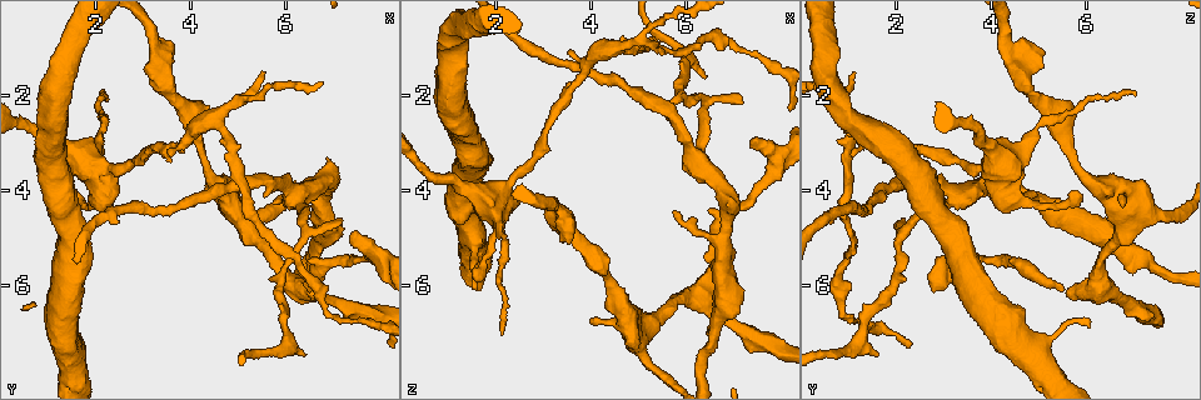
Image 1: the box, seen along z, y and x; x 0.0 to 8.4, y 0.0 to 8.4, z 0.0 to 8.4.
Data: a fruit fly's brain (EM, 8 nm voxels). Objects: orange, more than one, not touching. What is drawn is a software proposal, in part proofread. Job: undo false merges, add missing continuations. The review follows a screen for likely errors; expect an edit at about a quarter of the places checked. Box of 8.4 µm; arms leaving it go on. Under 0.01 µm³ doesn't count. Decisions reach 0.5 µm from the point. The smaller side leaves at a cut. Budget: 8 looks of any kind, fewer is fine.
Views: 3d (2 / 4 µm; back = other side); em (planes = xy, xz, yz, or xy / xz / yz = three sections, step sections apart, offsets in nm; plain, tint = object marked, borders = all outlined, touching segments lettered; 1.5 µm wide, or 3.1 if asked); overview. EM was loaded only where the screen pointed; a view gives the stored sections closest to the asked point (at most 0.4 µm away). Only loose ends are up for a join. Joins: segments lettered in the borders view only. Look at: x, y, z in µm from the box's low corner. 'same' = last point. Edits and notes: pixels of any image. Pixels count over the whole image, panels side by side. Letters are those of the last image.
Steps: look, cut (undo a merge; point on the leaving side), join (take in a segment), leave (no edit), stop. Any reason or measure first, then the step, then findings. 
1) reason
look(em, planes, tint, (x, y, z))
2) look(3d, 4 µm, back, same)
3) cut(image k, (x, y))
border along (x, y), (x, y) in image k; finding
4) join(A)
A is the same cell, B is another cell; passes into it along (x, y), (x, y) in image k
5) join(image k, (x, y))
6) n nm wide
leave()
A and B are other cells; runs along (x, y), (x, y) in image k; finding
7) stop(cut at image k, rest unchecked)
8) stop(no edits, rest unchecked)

thin end
look(3d, 4 µm, (1.50, 4.00, 5.85))

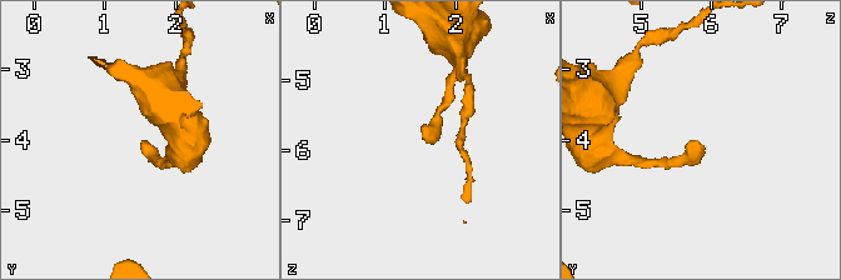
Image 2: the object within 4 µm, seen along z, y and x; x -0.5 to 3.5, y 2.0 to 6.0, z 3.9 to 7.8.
need the tissue
look(em, xz, step 4, borders, (1.50, 4.05, 5.75))

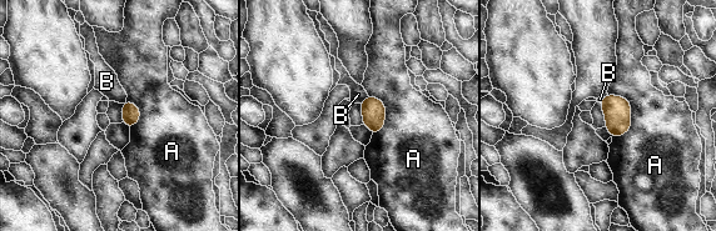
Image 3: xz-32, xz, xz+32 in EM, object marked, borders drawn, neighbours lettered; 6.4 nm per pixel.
leave()
A and B are other cells; no lettered segment goes on from it

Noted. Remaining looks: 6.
thin end
look(3d, 4 µm, back, (4.00, 4.20, 6.80))

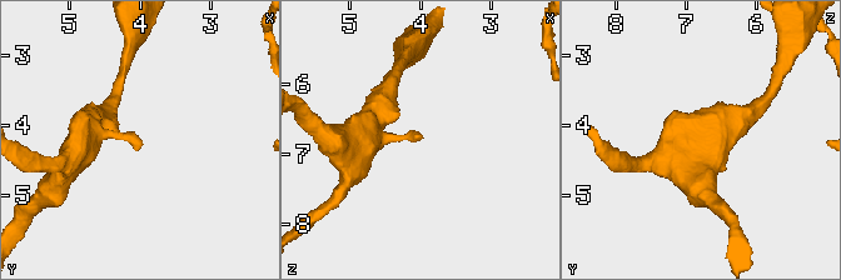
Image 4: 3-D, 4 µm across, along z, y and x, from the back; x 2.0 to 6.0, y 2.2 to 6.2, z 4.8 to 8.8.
look(em, xy, step 4, borders, (3.95, 4.25, 6.80))

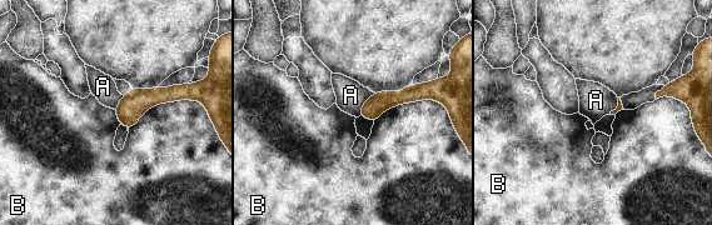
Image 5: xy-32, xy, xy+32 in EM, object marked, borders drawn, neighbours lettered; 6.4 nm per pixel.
cut it another way
look(em, xz, step 4, borders, same)

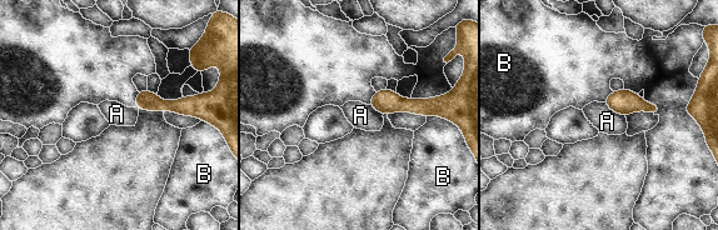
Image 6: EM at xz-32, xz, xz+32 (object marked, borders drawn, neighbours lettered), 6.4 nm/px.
80 nm wide
leave()
A and B are other cells; none of them fits

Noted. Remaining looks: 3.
branch stops here
look(em, planes, borders, (7.15, 4.55, 2.15))

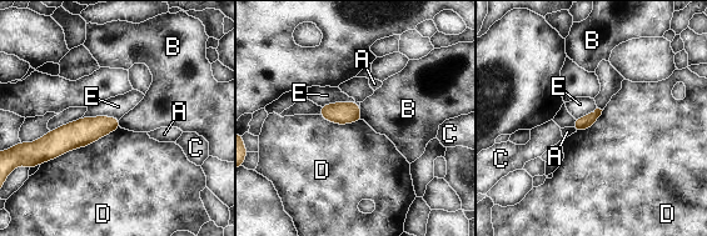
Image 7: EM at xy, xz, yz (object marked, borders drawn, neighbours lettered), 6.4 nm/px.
leave()
A, B, C, D and E are other cells; border along (119, 118), (84, 116), (81, 119) in image 7; none of them fits

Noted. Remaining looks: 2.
look(em, planes, borders, (3.55, 3.20, 1.10))

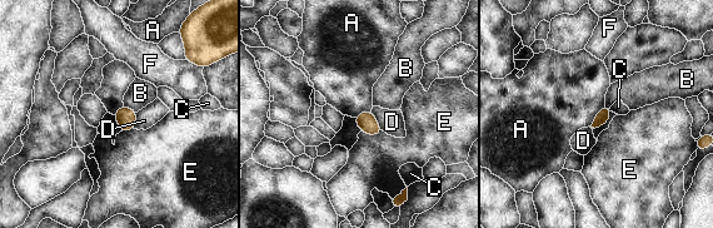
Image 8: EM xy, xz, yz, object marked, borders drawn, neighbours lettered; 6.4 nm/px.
A touches over 170 nm
leave()
A, B, C, D, E and F are other cells; border along (604, 105), (596, 115), (591, 127) in image 8; no lettered segment goes on from it

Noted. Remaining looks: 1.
stop(no edits, rest unchecked)

